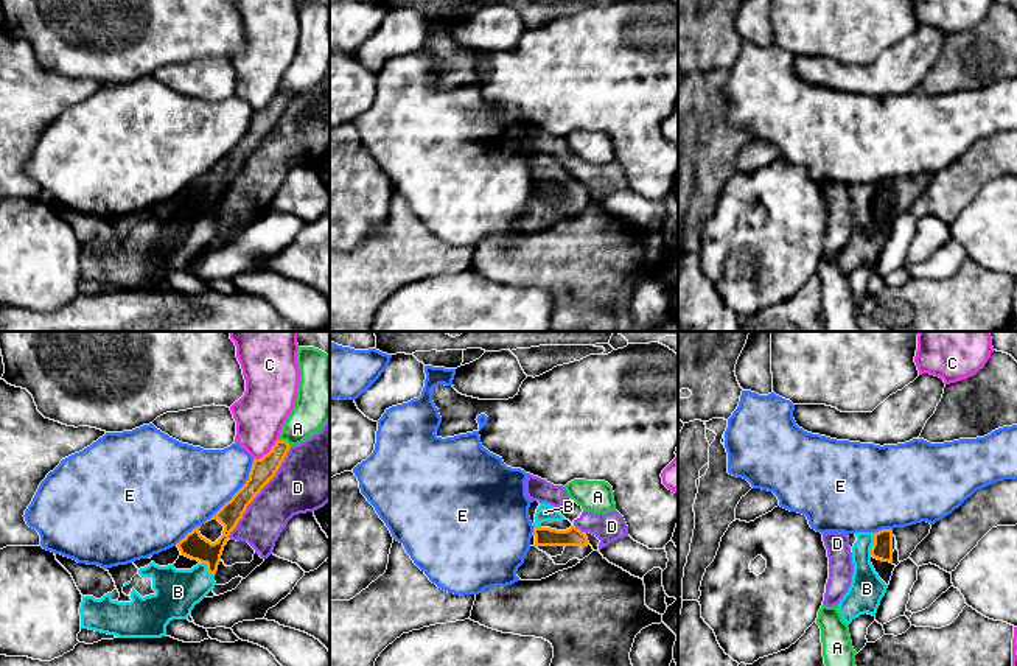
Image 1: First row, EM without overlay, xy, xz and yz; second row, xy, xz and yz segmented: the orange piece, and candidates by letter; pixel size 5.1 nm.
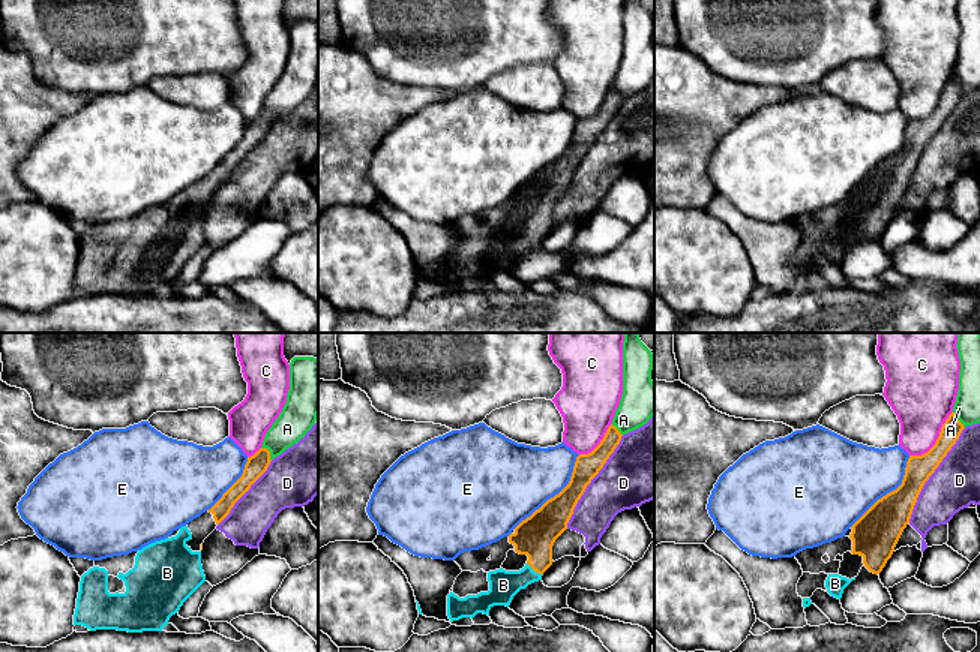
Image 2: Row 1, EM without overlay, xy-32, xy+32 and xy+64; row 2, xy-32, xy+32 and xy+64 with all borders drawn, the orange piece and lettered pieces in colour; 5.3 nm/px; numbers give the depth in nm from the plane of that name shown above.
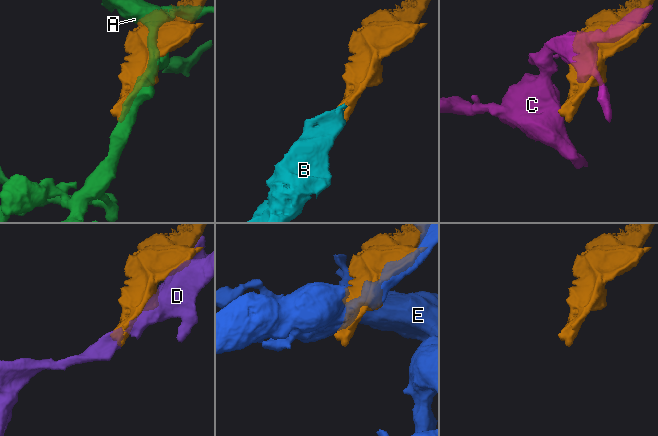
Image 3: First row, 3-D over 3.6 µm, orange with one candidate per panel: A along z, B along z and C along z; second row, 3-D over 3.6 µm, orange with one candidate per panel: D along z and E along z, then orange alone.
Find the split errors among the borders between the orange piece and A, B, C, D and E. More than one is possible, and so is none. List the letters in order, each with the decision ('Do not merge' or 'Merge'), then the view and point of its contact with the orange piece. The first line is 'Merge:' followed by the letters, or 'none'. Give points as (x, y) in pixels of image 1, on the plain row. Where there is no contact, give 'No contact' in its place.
Merge: B
A: Do not merge. Touches orange at xy (285, 92)
B: Merge. Touches orange at yz (873, 196)
C: Do not merge. Touches orange at xy (268, 105)
D: Do not merge. Touches orange at xy (260, 142)
E: Do not merge. Touches orange at xy (224, 156)

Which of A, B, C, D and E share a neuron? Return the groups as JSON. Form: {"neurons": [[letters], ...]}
{"neurons": [["A"], ["B"], ["C"], ["D"], ["E"]]}

